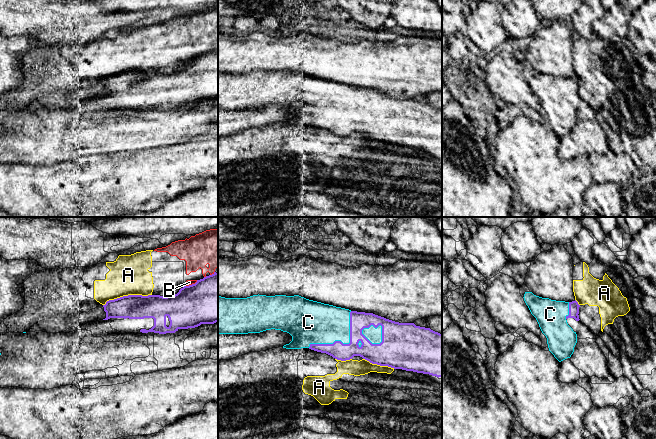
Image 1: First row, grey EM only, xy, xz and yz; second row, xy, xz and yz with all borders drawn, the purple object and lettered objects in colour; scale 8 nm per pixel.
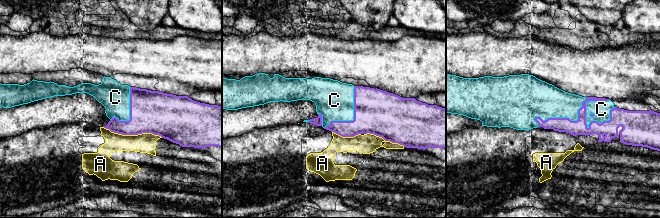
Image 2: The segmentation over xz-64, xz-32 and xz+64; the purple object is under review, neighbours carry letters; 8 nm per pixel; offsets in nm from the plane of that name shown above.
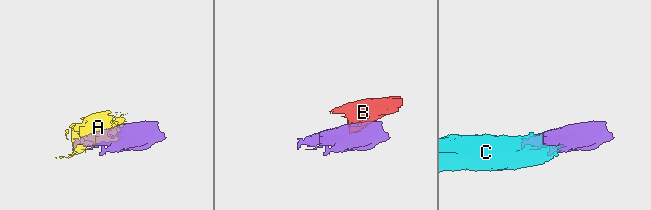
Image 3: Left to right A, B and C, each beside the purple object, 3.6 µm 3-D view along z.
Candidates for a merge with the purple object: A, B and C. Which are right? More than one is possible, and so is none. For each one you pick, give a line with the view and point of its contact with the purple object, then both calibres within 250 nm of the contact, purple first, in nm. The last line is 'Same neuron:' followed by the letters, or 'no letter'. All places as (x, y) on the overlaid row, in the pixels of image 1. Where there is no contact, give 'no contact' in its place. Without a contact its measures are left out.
C: meets purple in xz at (344, 344); 150 nm thick on the purple side, 320 nm on the other
Same neuron: C

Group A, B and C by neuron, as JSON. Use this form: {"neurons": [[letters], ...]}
{"neurons": [["A", "B"], ["C"]]}

